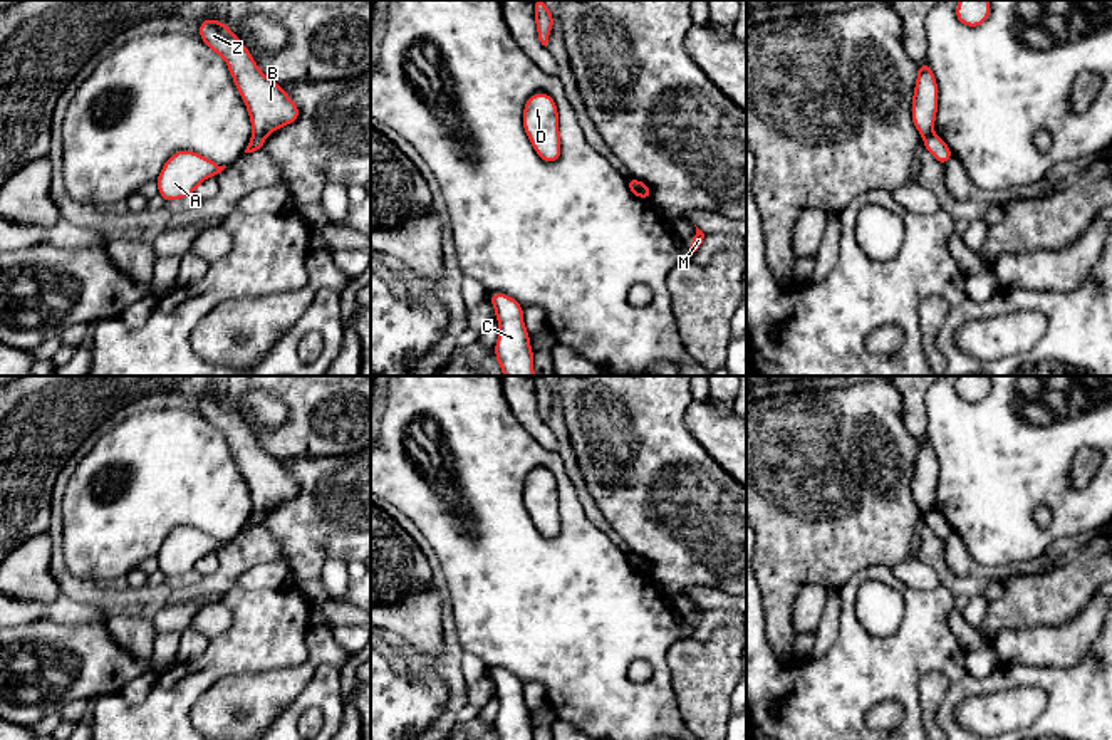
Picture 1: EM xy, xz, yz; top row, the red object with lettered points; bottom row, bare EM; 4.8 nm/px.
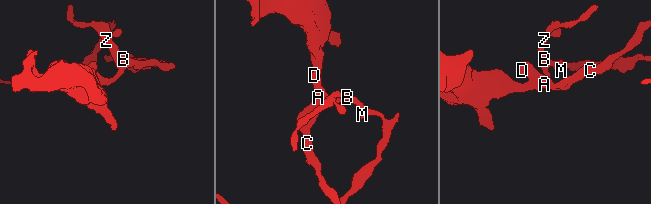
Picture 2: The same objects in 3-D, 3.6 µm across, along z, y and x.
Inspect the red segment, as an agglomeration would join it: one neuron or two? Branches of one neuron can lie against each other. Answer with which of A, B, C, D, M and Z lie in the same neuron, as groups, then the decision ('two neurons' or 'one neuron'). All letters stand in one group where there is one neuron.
A C D / B M Z; two neurons

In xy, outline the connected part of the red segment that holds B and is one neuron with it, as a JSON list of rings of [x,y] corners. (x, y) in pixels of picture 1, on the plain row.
[[[205,394],[198,401],[201,418],[226,436],[236,465],[247,480],[253,512],[267,512],[299,495],[297,480],[280,460],[258,445],[248,425],[228,401],[213,394]]]

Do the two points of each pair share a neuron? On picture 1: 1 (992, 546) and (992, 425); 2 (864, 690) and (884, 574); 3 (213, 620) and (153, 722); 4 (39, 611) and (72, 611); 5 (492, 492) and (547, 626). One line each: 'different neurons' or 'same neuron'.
1: same neuron
2: same neuron
3: different neurons
4: same neuron
5: same neuron

